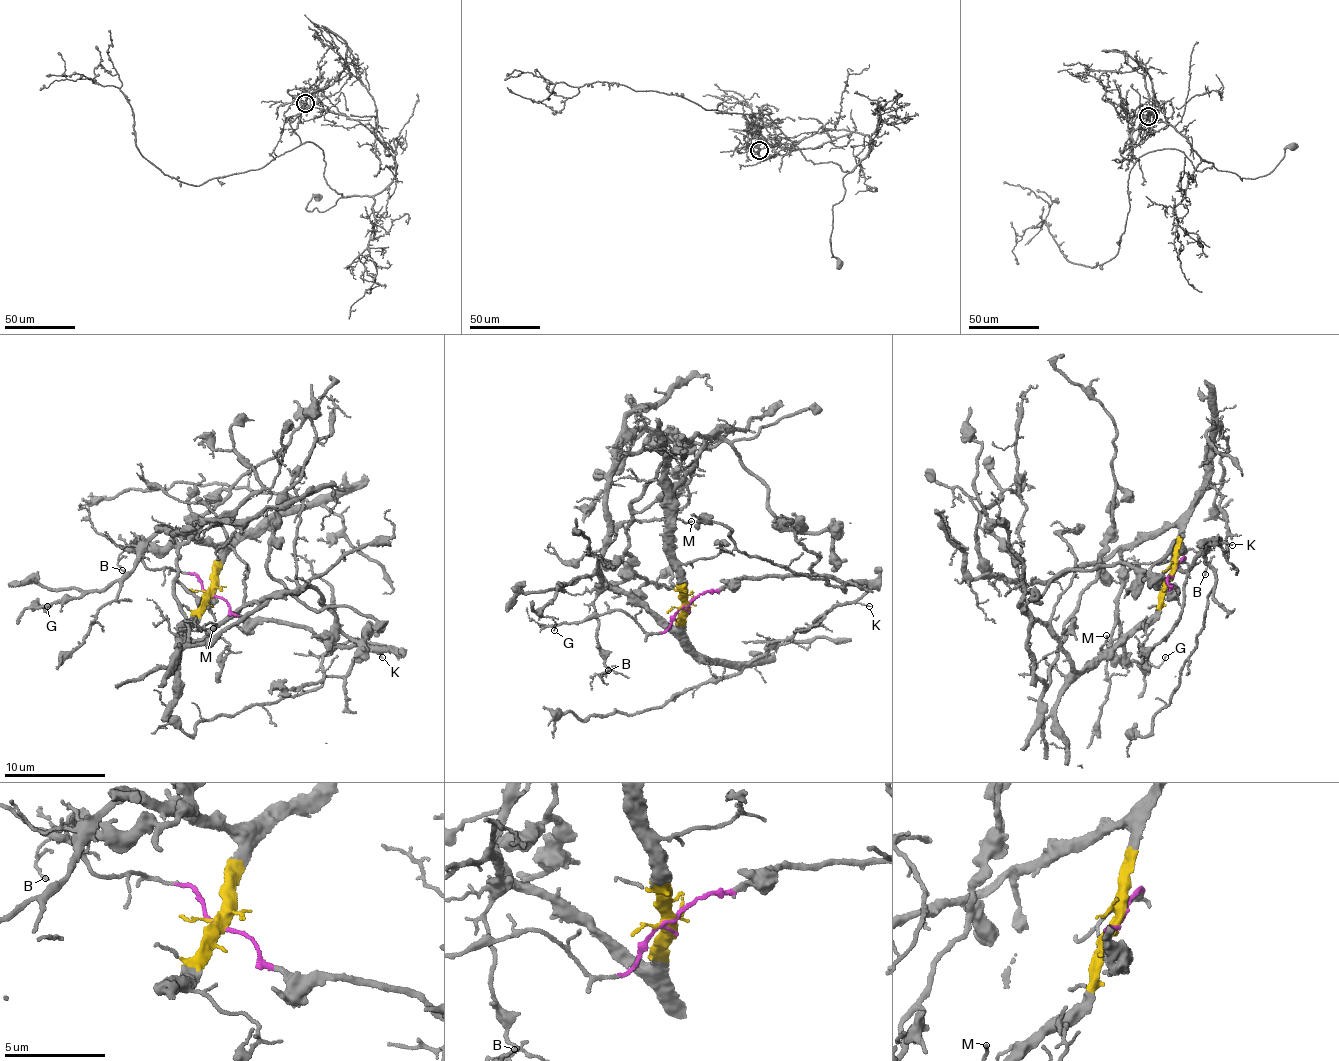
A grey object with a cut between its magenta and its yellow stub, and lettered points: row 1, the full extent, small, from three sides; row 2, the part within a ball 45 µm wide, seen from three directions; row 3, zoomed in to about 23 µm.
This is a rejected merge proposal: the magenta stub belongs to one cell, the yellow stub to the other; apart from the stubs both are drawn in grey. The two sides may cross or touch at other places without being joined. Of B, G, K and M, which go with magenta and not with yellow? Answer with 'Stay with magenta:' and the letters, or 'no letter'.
Stay with magenta: K

